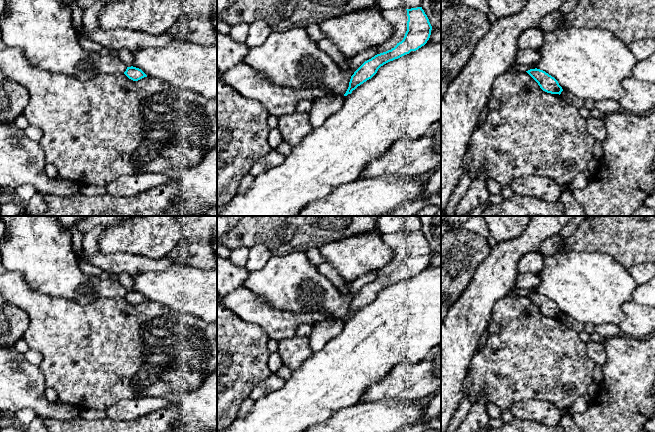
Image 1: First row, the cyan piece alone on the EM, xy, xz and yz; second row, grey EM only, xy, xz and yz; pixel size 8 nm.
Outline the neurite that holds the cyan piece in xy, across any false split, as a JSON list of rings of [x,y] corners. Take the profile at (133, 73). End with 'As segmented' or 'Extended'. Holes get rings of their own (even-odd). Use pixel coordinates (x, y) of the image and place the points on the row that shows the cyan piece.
[[[127,49],[117,51],[117,57],[127,66],[124,74],[133,81],[138,81],[147,75],[139,68],[133,67],[134,56],[133,53]]]. Extended

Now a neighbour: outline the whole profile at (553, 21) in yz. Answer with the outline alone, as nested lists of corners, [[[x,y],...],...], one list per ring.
[[[558,10],[546,15],[542,22],[539,24],[539,29],[543,32],[550,32],[559,29],[563,23],[564,15],[562,15]]]

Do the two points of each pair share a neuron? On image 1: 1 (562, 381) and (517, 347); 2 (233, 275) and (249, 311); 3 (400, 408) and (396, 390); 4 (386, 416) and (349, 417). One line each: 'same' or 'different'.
1: same
2: different
3: different
4: same

